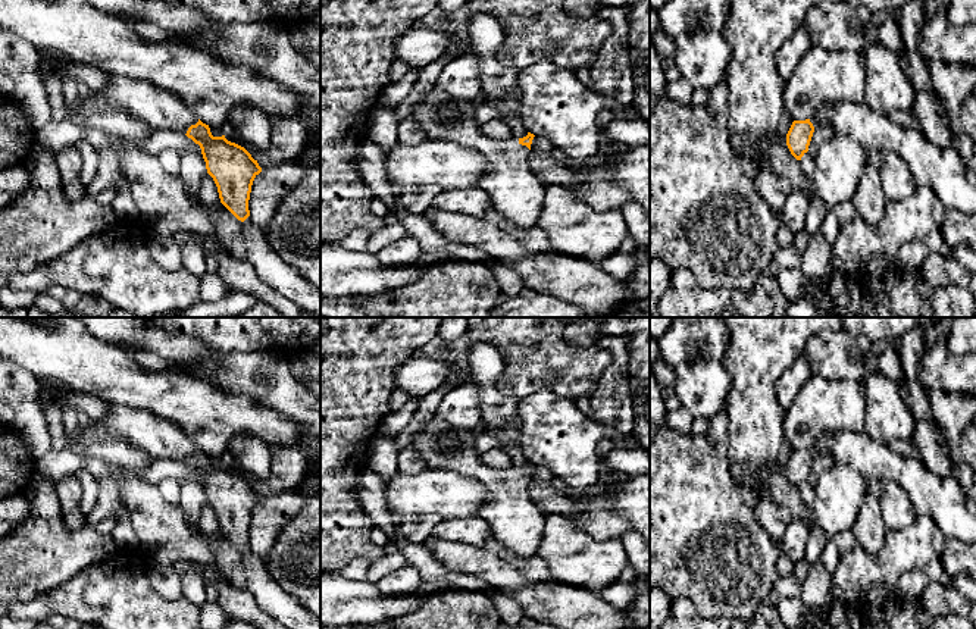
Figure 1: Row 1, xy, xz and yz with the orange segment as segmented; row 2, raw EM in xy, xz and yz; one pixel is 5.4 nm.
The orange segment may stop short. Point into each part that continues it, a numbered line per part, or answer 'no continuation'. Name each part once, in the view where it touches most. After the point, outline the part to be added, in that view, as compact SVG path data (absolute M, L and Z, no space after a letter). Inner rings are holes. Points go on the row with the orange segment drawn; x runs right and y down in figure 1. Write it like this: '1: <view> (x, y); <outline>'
1: xy (158, 108); M109 73L107 84L96 93L153 129L187 134L198 122L179 97L144 79Z

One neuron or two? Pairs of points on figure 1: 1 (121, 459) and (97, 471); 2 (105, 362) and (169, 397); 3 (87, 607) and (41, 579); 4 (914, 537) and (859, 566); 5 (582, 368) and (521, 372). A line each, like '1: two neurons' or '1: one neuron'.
1: two neurons
2: one neuron
3: two neurons
4: one neuron
5: one neuron

